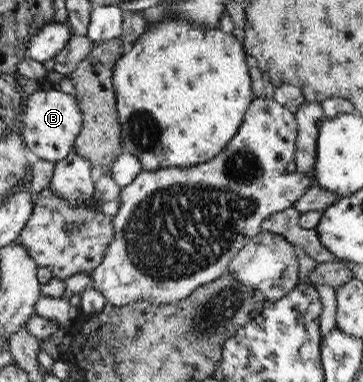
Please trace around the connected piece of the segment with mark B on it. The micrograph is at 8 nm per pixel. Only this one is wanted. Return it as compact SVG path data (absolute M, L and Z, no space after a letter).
M59 88L38 90L27 99L26 116L27 146L41 159L59 163L75 152L85 126L85 114L76 95L66 94Z

